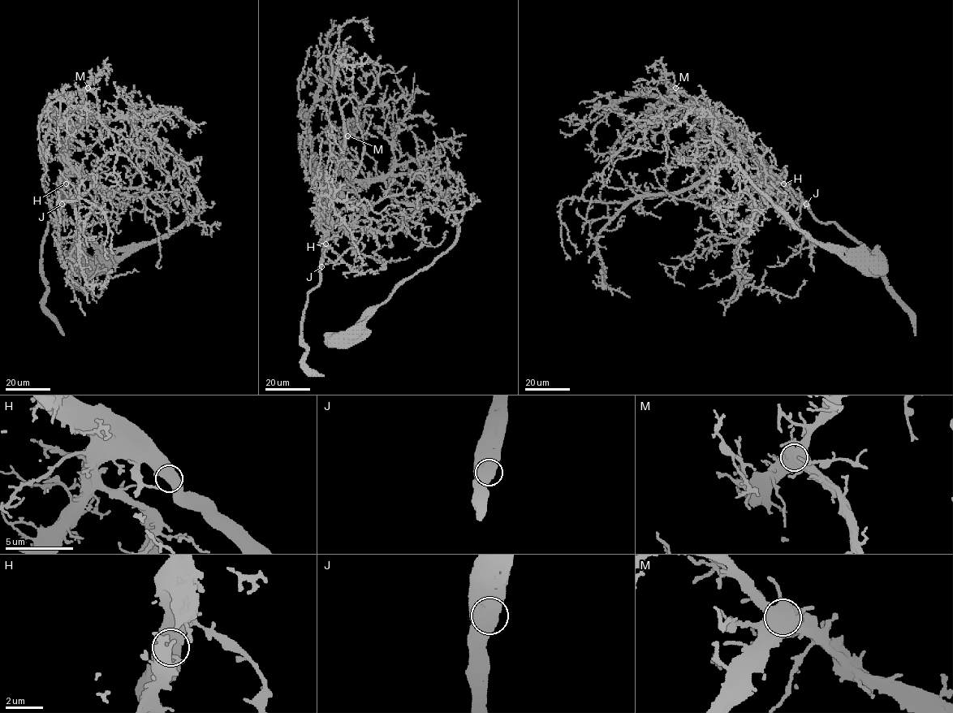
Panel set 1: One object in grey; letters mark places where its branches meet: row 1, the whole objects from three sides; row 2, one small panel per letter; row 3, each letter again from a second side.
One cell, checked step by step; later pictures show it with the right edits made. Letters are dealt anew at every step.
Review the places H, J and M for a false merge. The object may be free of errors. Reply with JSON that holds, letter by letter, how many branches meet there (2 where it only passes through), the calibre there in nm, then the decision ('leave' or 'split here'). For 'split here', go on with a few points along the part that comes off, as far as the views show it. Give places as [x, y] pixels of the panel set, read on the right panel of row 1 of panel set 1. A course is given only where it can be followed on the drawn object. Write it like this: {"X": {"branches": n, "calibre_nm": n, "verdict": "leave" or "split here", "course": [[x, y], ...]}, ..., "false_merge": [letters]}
{"H": {"branches": 2, "calibre_nm": 750, "verdict": "leave"}, "J": {"branches": 2, "calibre_nm": 750, "verdict": "leave"}, "M": {"branches": 2, "calibre_nm": 750, "verdict": "leave"}, "false_merge": []}

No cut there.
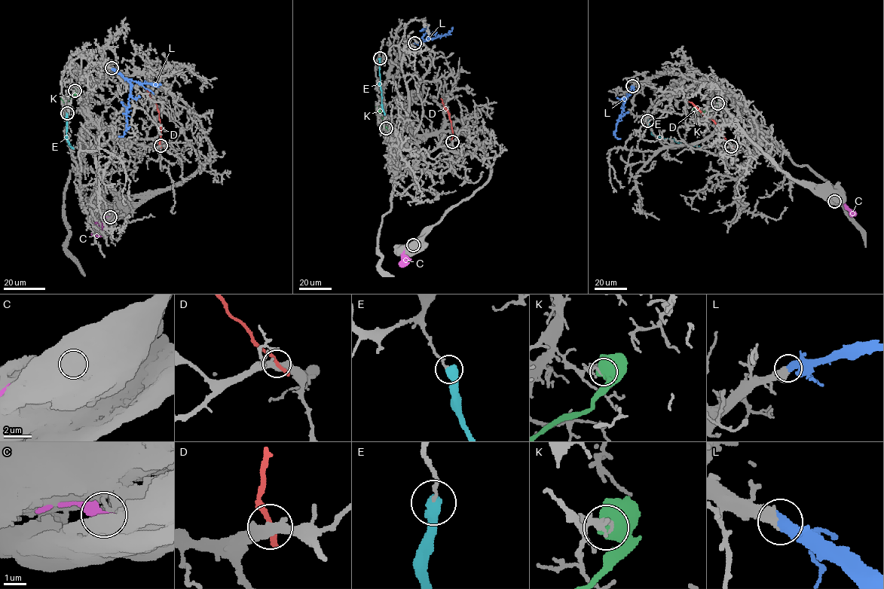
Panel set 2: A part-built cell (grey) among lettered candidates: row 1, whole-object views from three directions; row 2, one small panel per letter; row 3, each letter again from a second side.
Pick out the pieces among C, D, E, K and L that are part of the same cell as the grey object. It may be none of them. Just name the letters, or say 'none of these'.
L

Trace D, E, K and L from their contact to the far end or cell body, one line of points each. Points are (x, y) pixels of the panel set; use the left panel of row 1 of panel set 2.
D: (160, 145), (159, 113), (154, 100), (145, 89)
E: (67, 113), (66, 135), (74, 149)
K: (74, 90), (76, 93), (68, 103), (61, 99)
L: (111, 68), (117, 70), (130, 83), (126, 130), (123, 135), (117, 135)

